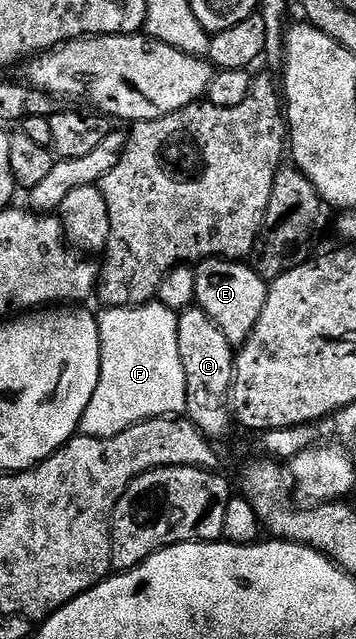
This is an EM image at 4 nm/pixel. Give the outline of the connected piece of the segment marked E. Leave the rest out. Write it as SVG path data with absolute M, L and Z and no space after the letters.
M204 259L195 267L197 289L194 306L200 307L219 326L232 345L246 343L267 300L268 280L263 280L253 268L245 264L233 259Z

